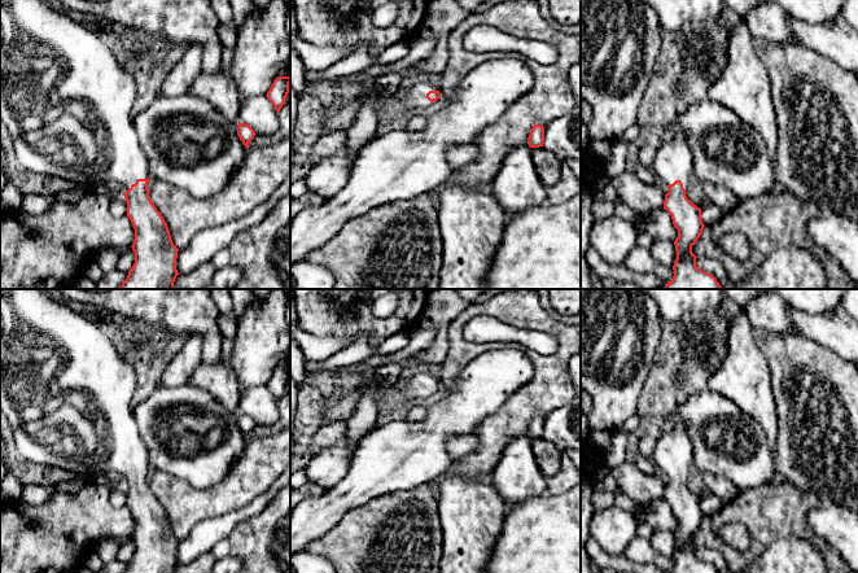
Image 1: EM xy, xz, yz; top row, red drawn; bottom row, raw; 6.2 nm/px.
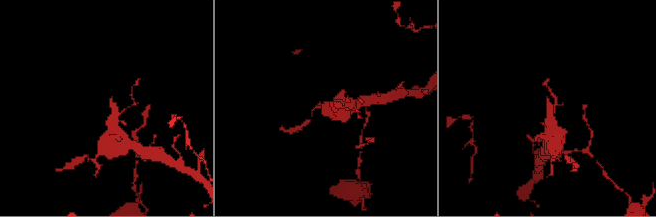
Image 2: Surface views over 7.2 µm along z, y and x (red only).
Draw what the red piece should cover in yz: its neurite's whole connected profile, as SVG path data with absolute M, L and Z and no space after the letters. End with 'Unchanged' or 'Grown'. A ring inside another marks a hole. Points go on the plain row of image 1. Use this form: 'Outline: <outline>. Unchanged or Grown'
Outline: M687 421L678 424L671 432L657 439L652 452L652 462L669 476L664 499L671 506L678 520L674 532L677 550L674 567L669 573L718 573L717 569L696 556L692 537L701 526L704 513L701 499L686 486L686 478L692 468L692 442L688 436Z. Grown

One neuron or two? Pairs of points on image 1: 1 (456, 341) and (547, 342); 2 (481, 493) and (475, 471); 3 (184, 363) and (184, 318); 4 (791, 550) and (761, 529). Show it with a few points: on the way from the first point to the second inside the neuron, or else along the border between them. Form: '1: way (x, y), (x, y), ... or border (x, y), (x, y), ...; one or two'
1: border (463, 328), (463, 336), (469, 341), (499, 344); two
2: border (455, 475), (463, 479), (489, 479); two
3: border (191, 333), (197, 333), (201, 337), (201, 361); two
4: border (808, 539), (793, 536), (779, 537), (753, 559); two

